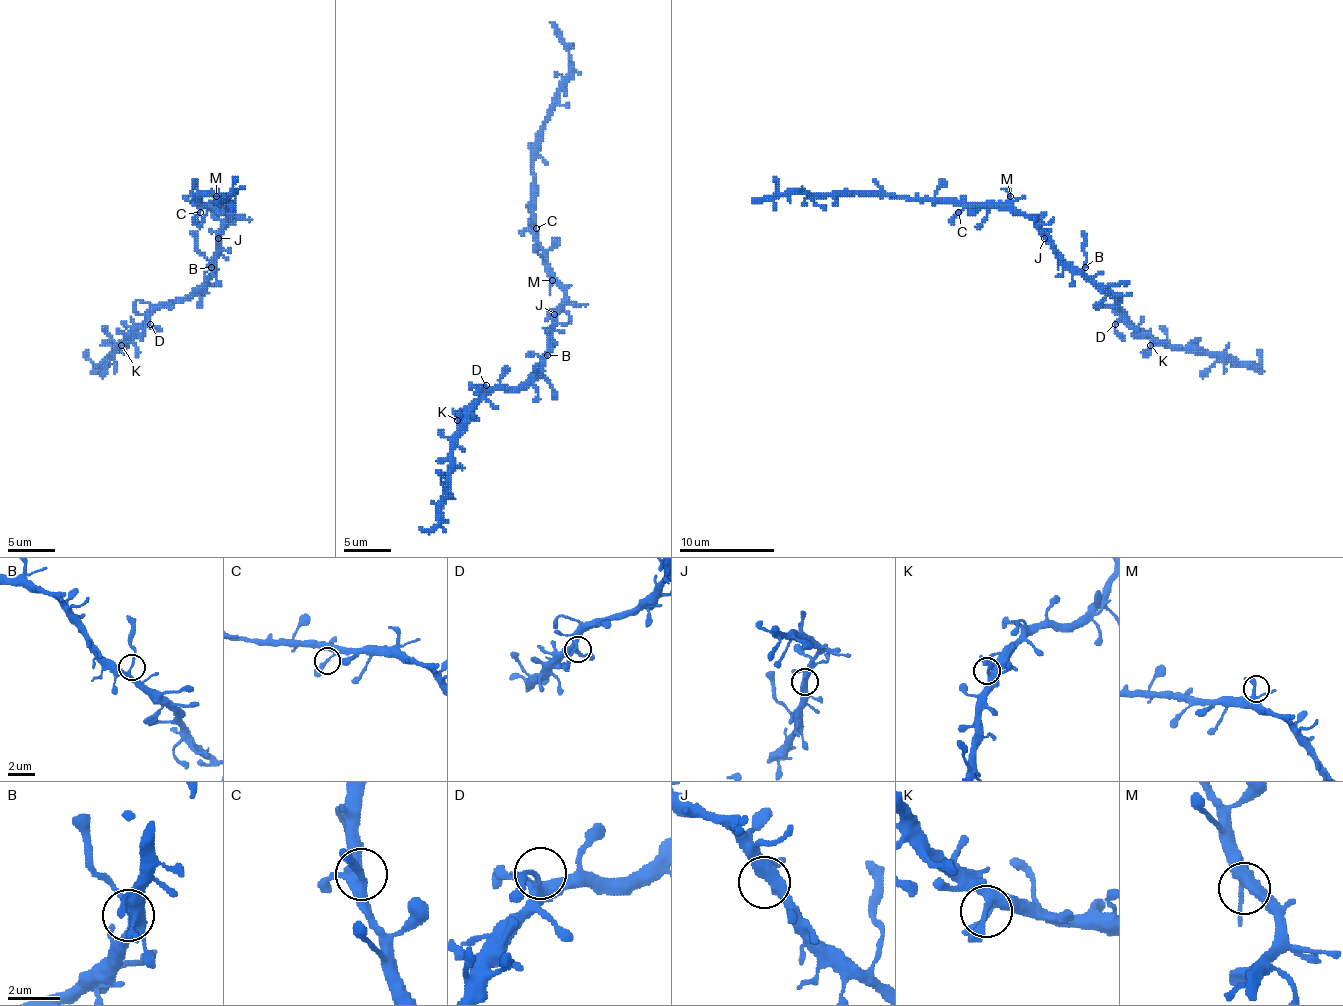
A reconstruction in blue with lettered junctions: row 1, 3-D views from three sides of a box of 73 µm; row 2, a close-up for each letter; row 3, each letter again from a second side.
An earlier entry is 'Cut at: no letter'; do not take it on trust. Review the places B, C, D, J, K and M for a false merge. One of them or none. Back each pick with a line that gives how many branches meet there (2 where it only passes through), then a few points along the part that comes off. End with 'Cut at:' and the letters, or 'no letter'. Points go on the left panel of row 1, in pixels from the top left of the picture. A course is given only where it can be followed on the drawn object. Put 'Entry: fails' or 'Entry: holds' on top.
Entry: fails
B: branches 3; course (211, 267), (190, 231)
Cut at: B

